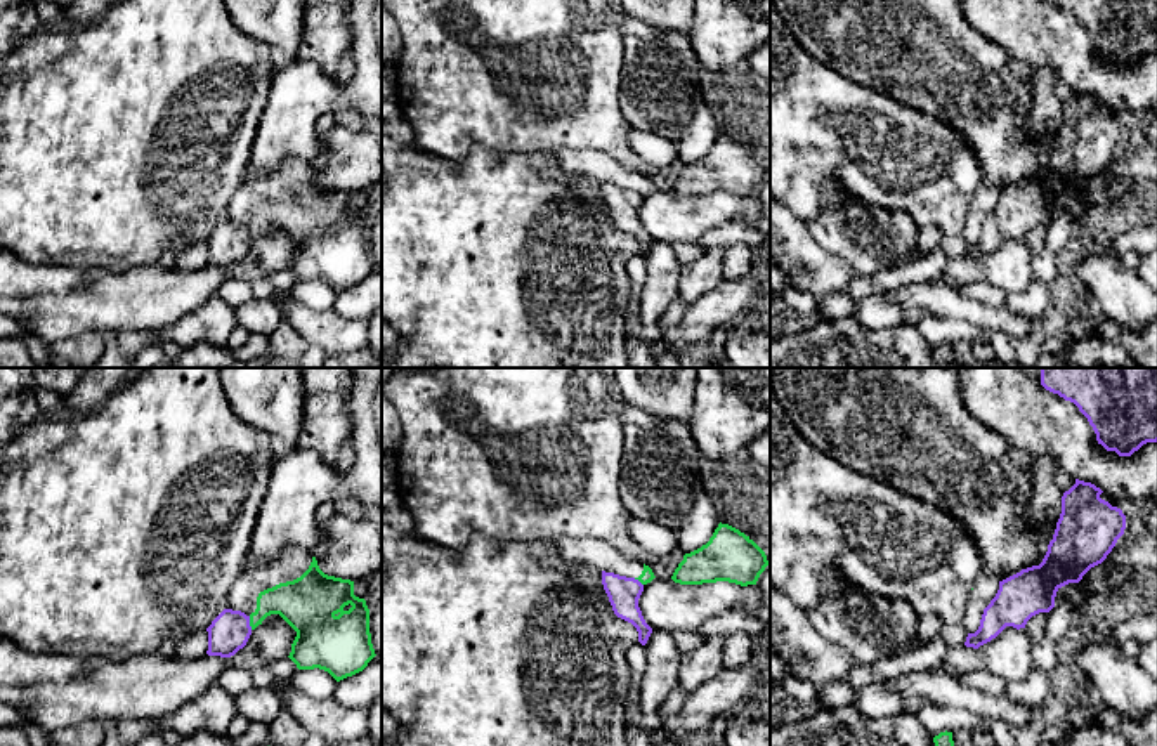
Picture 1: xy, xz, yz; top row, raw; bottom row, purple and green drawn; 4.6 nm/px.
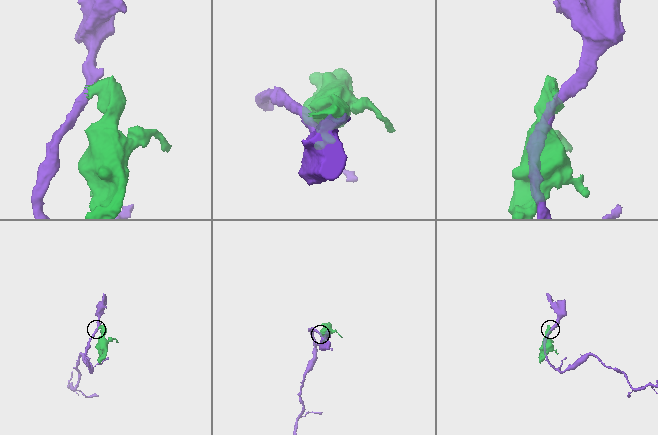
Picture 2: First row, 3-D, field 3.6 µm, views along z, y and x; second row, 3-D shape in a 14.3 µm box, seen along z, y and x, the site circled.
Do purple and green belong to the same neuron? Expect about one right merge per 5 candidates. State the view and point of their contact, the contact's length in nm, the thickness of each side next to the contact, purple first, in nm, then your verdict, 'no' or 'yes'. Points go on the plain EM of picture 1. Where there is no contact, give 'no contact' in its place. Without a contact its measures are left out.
xy (248, 235) | 70 nm | 190/200 nm | no

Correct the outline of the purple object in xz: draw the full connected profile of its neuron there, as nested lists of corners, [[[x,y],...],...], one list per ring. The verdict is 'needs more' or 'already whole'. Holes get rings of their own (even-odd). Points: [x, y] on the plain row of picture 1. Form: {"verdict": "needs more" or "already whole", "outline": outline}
{"verdict": "already whole", "outline": [[[602,182],[602,196],[618,229],[631,234],[638,243],[638,253],[647,255],[652,239],[645,234],[638,219],[644,196],[635,189]]]}

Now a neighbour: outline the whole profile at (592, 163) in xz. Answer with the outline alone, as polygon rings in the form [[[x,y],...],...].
[[[560,149],[555,154],[560,168],[571,177],[598,179],[605,184],[635,189],[642,196],[656,189],[649,177],[626,170],[607,153],[597,149]]]

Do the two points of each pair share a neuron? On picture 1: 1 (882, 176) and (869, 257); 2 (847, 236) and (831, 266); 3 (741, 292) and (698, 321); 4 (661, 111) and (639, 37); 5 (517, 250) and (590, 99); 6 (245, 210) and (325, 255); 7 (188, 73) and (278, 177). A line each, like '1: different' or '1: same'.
1: different
2: different
3: same
4: same
5: different
6: same
7: different

